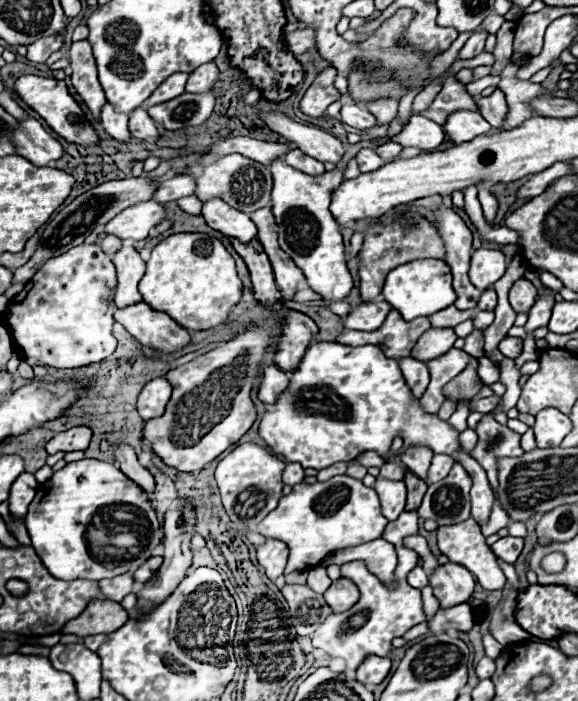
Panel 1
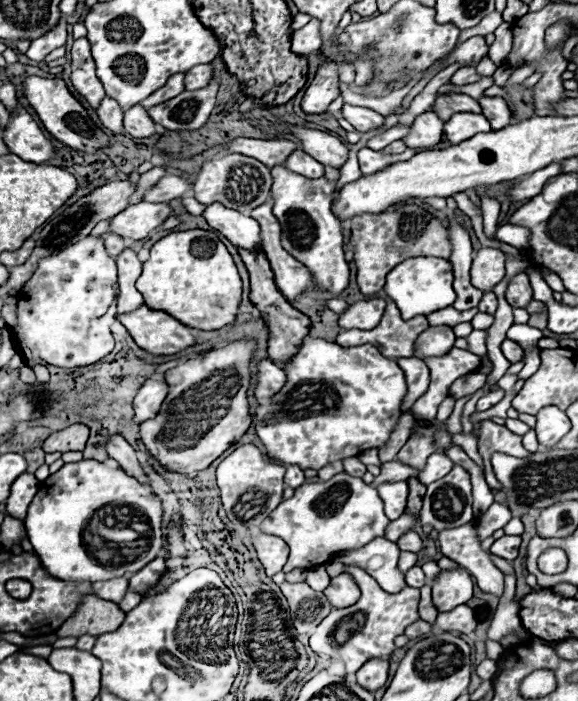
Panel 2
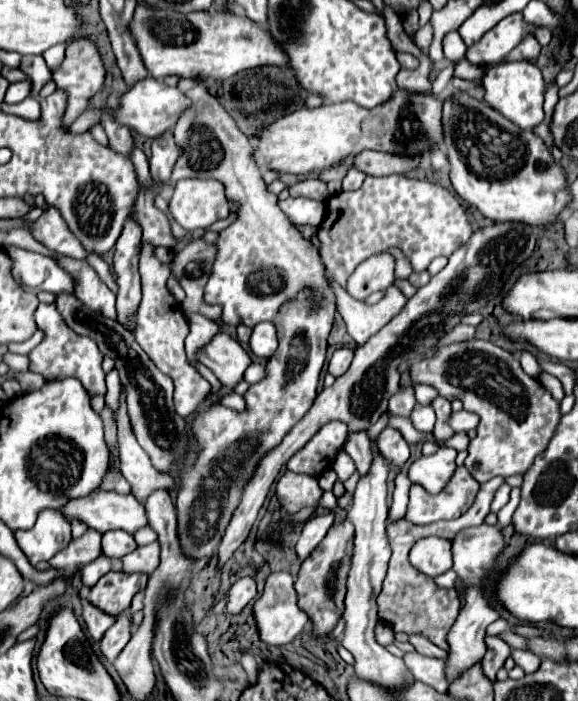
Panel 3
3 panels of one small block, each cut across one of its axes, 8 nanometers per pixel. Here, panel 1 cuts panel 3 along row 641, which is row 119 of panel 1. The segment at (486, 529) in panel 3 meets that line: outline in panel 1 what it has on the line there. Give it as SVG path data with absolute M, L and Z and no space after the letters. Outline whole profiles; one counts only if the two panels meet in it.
M460 110L460 112L452 112L444 124L444 132L456 142L470 142L472 138L486 134L490 130L490 124L478 114L478 112L470 112L470 110Z

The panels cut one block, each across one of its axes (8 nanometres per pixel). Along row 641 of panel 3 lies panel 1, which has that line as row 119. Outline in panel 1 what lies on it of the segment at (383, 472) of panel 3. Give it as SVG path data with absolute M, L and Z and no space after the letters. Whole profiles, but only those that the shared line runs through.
M344 104L340 114L342 114L342 122L348 124L348 126L352 126L352 128L366 130L366 128L376 126L374 114L370 114L368 110L364 110L364 108L358 106L358 104Z

